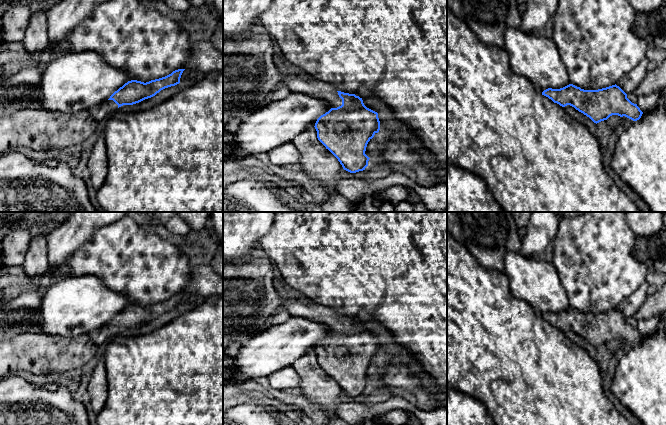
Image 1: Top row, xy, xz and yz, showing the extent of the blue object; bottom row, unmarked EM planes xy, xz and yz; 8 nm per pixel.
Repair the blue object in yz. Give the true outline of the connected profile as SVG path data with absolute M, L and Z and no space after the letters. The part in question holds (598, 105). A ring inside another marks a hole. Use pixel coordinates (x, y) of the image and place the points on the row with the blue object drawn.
M569 84L560 89L548 88L542 95L562 107L574 107L596 124L612 115L625 116L637 121L643 114L637 104L632 103L616 84L598 90L584 90Z

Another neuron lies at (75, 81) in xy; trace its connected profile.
M66 52L45 67L41 79L40 108L63 113L89 110L108 101L128 81L125 71L111 66L96 52Z

